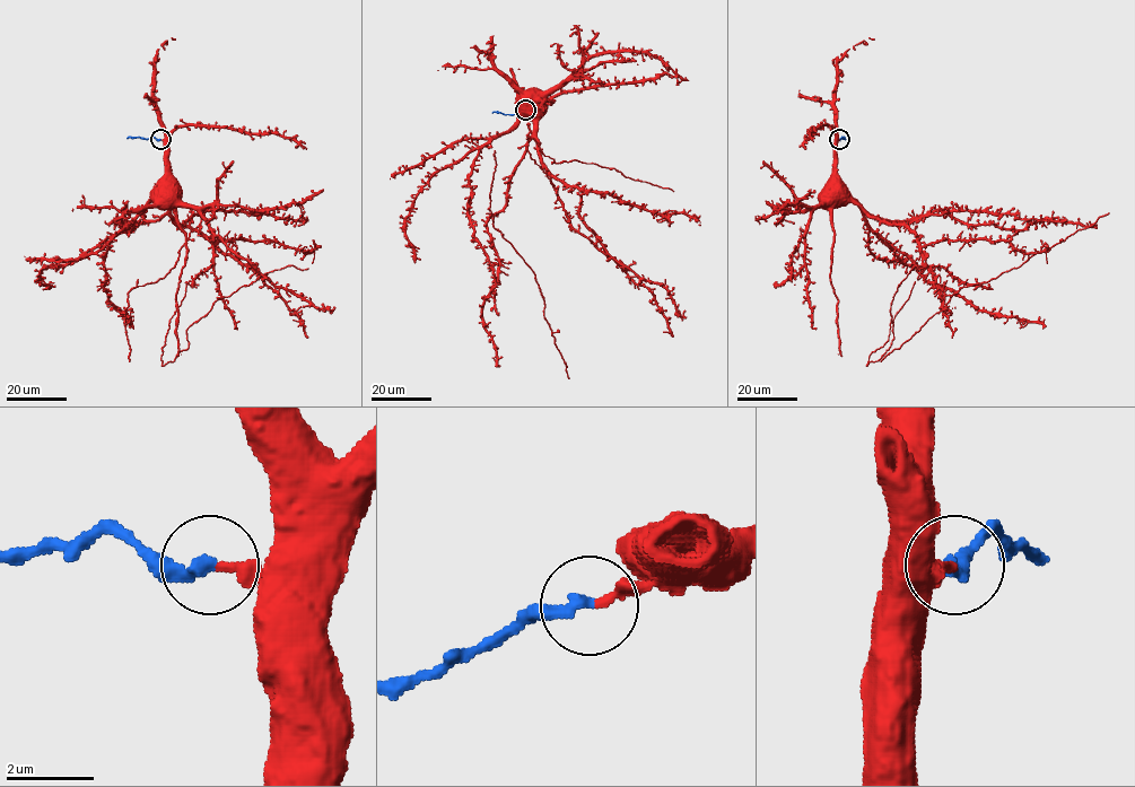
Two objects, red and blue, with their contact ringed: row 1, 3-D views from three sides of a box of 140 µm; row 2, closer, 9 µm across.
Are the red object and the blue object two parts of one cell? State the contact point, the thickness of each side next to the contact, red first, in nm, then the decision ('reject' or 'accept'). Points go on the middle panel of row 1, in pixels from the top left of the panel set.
(525, 110) | 260/320 nm | reject

